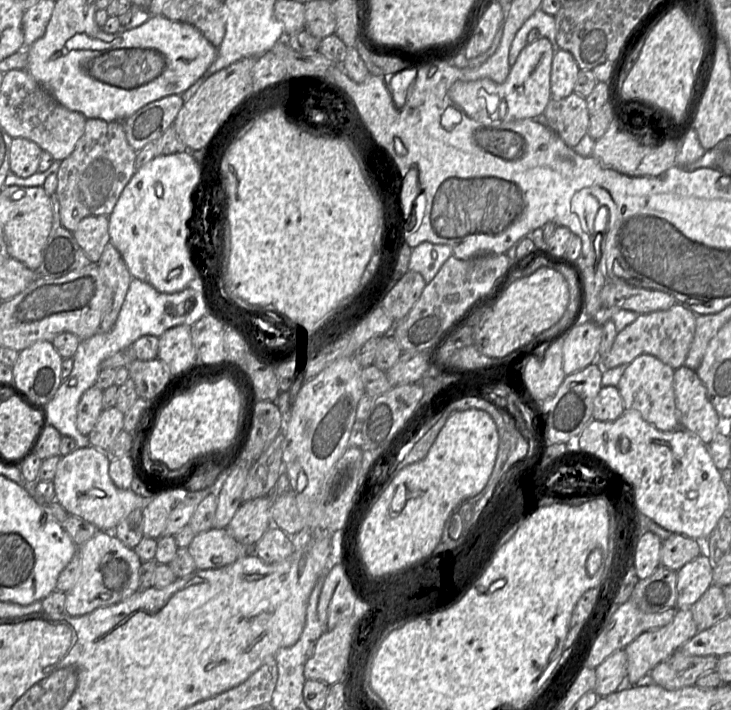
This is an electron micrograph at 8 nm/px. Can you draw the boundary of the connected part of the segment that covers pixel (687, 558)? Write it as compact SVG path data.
M672 534L662 542L660 565L678 571L699 555L701 555L701 541L680 534Z

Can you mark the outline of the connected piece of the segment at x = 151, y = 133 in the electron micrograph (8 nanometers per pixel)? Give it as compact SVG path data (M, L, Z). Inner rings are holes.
M169 95L146 104L124 120L130 146L138 152L146 144L159 139L174 123L184 103L181 95Z

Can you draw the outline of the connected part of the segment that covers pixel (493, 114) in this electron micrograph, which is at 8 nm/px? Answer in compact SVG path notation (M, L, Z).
M541 37L527 44L511 66L507 79L498 84L489 78L456 81L449 89L449 98L471 119L481 123L508 123L542 114L551 99L550 74L554 51L551 42Z

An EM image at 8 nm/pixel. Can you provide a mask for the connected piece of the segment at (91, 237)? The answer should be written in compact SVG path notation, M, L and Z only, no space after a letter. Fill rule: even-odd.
M104 215L85 217L72 232L92 264L99 262L105 246L110 242L108 217Z

